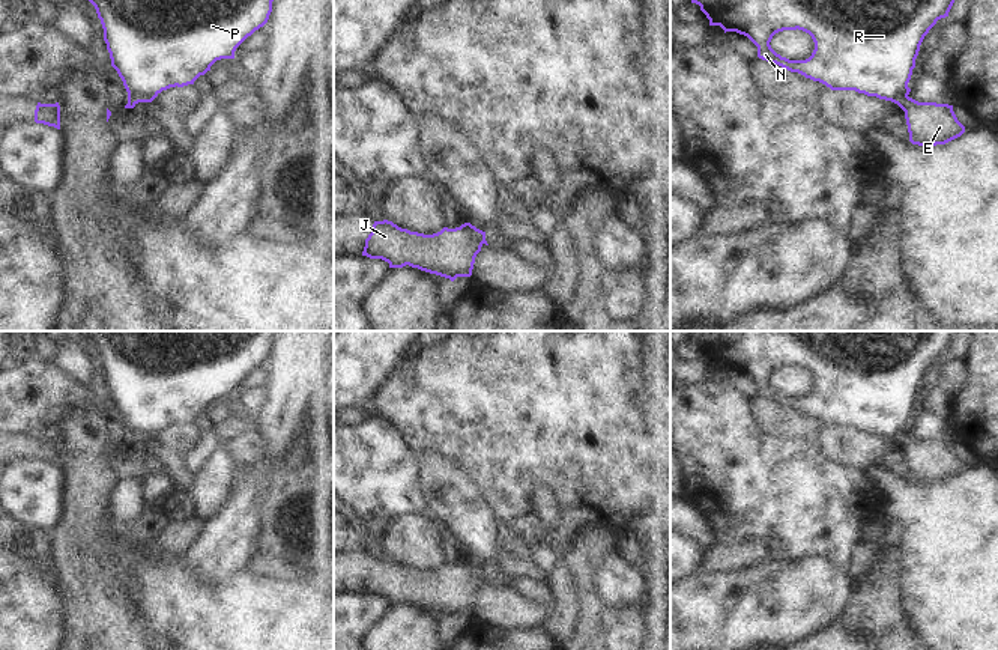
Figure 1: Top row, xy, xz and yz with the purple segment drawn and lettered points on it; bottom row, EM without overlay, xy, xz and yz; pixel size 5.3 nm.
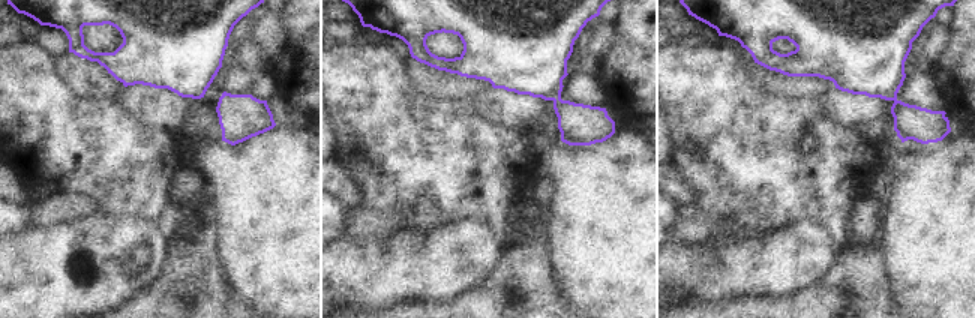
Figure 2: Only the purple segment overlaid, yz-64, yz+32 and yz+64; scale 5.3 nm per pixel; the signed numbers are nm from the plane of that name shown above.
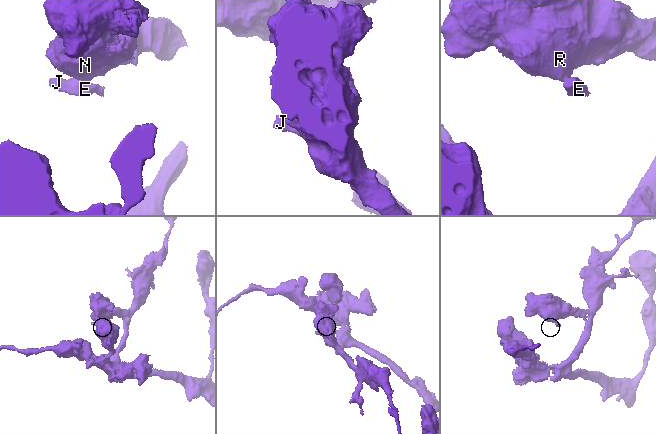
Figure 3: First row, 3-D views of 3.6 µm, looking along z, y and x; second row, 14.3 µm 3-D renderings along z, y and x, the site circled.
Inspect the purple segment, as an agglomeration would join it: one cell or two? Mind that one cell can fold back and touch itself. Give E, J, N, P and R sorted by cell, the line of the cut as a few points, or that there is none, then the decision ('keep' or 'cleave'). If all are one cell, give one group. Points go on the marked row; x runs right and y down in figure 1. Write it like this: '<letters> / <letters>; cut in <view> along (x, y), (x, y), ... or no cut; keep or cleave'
E J / N P R; cut in yz along (908, 97), (899, 106); cleave

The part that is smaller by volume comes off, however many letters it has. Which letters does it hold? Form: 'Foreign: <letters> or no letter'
Foreign: E, J

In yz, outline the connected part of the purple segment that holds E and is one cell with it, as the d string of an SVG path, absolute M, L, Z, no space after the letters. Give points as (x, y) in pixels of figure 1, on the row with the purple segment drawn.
M906 98L900 105L912 144L933 147L945 144L965 132L957 120L953 105L936 102L918 102Z

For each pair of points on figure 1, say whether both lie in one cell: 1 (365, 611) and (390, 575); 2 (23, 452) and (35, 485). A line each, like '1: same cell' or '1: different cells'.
1: different cells
2: different cells

